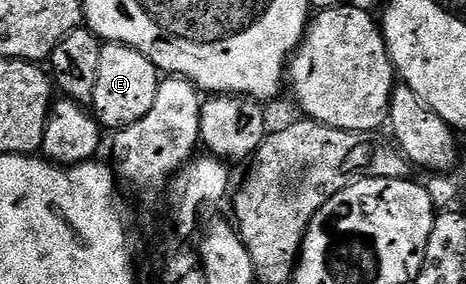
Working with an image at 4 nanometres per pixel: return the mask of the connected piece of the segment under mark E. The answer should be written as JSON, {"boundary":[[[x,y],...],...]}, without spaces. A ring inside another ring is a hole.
{"boundary":[[[117,43],[103,44],[100,51],[100,71],[96,75],[96,91],[92,112],[106,131],[117,131],[144,119],[152,111],[160,80],[160,70],[140,51]]]}

